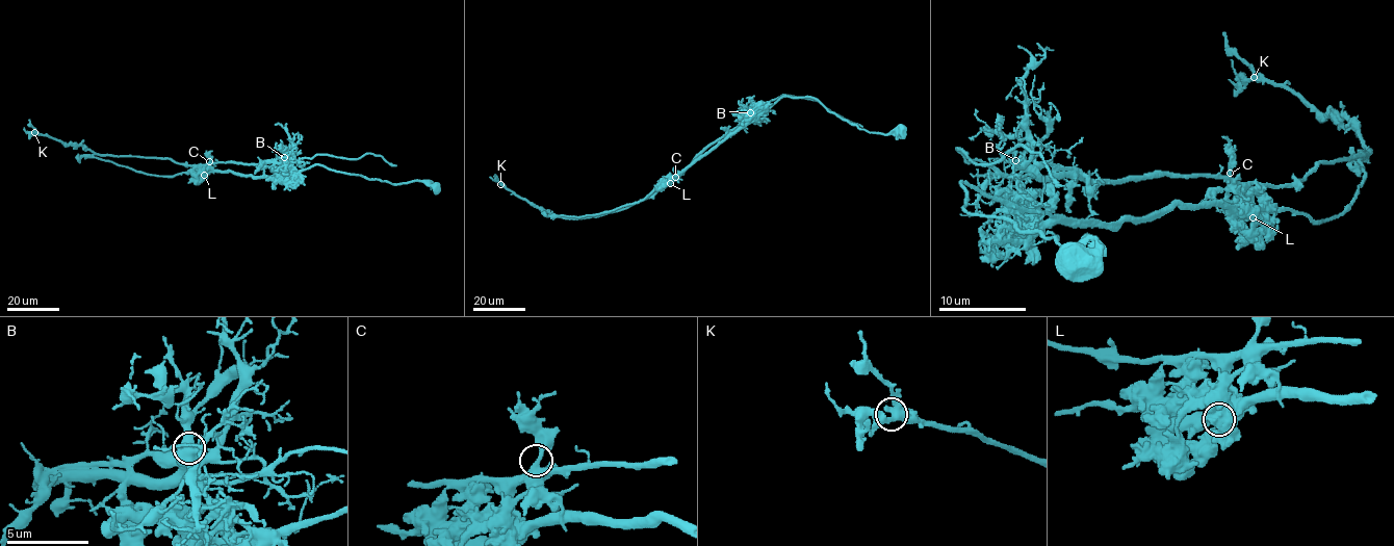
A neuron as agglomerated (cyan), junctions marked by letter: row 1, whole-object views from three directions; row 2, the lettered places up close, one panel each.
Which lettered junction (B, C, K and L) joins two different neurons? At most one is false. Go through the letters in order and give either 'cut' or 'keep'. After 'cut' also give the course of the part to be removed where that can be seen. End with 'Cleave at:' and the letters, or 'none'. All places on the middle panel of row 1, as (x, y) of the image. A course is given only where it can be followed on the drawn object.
B: keep
C: keep
K: keep
L: cut; foreign part runs (670, 183), (710, 145), (783, 95), (818, 100), (832, 112), (862, 127)
Cleave at: L

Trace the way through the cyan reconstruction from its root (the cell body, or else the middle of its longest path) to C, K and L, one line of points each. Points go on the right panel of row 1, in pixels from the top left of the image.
C: (1070, 256), (1087, 234), (1065, 248), (1006, 219), (972, 214), (960, 184), (1011, 204), (1029, 178), (1230, 173)
K: (1070, 256), (1087, 234), (1065, 248), (972, 214), (960, 184), (1118, 224), (1241, 206), (1370, 151), (1254, 77)
L: (1070, 256), (1087, 234), (1065, 248), (972, 214), (960, 184), (1061, 219), (1118, 224), (1170, 206), (1251, 216)

